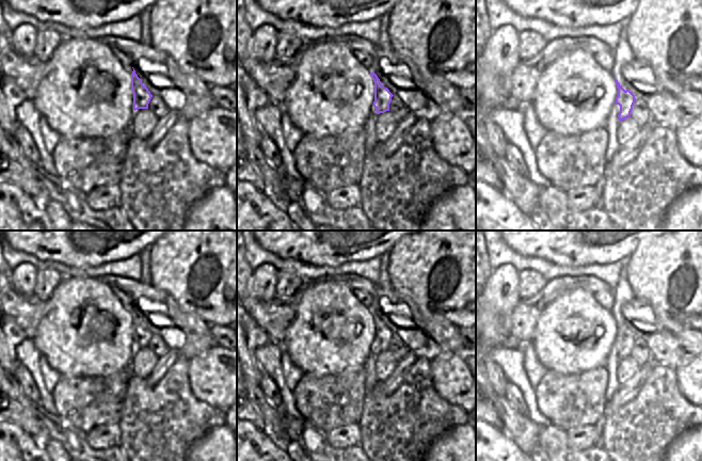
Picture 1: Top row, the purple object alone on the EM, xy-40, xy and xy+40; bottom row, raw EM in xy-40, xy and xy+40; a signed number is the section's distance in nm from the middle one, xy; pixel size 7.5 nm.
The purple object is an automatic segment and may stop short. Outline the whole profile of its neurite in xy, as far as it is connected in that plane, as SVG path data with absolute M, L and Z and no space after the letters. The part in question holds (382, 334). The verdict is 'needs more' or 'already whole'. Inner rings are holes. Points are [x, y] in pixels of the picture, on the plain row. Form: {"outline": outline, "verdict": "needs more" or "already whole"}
{"outline": "M370 312L370 315L374 321L374 340L373 346L377 349L377 353L389 350L389 343L394 335L387 327L381 323L380 318L374 312Z", "verdict": "already whole"}

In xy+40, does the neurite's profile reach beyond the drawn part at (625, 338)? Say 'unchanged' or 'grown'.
unchanged

